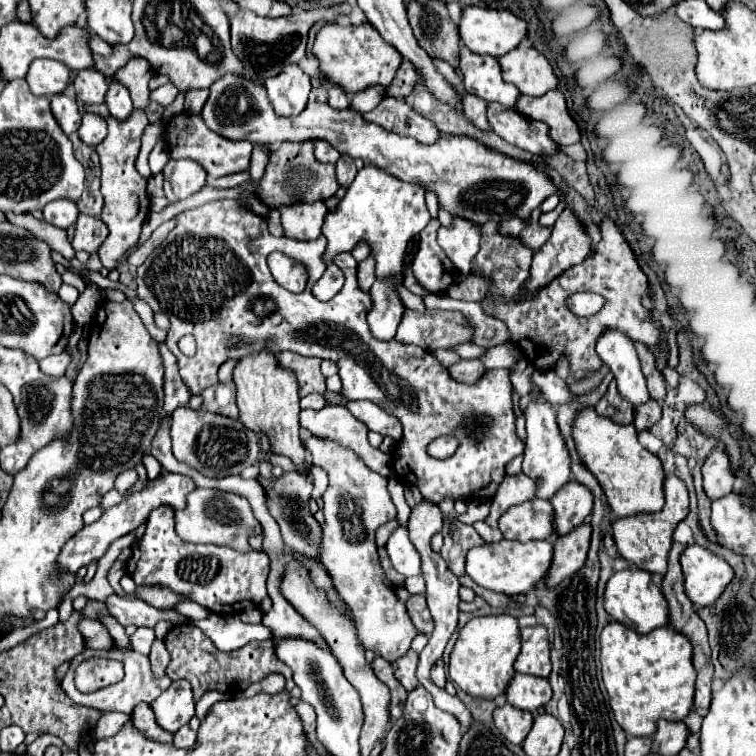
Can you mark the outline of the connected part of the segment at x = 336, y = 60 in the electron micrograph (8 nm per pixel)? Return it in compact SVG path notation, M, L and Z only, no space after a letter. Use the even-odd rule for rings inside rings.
M367 21L363 25L337 25L327 23L315 39L313 53L319 59L319 71L327 75L329 83L341 85L347 93L363 91L371 85L389 85L401 65L401 53L393 49L383 37L377 33L377 29Z

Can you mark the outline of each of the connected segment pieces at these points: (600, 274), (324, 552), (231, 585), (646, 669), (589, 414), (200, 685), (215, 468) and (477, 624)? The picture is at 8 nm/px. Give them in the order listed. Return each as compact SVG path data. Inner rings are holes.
M603 217L599 223L601 239L593 247L593 253L585 257L581 265L575 265L567 271L563 271L559 277L555 277L549 285L535 289L533 293L525 287L525 281L529 279L529 267L533 259L533 249L527 247L519 237L505 237L499 233L497 221L483 223L481 233L481 249L471 261L471 269L479 271L479 275L489 283L487 295L479 301L481 309L501 319L507 325L509 337L515 345L523 347L525 339L529 339L539 351L527 353L531 359L551 355L553 359L563 357L569 363L569 371L575 379L585 379L587 375L593 375L603 367L601 357L595 351L599 335L603 335L607 329L619 329L625 333L633 343L643 343L655 357L655 365L659 371L667 367L669 347L667 341L661 339L661 327L655 323L651 309L643 305L643 297L651 295L649 279L643 273L643 269L637 263L637 257L623 237L619 225L611 217ZM591 291L605 299L601 311L589 317L577 317L567 309L567 299L573 293Z
M309 437L305 441L305 447L311 451L313 463L323 467L329 475L329 487L323 493L323 515L325 523L321 525L321 561L329 569L329 575L333 577L333 585L337 585L337 591L341 593L343 601L347 601L349 609L353 611L355 625L359 631L359 639L365 645L365 649L371 649L379 655L383 655L389 663L397 661L411 649L411 641L417 637L417 629L411 623L411 617L407 613L405 603L401 603L395 595L395 589L387 581L379 555L377 555L377 545L375 545L375 531L389 519L397 515L395 505L391 501L389 489L387 489L387 477L371 471L353 451L341 449L339 445L333 445L331 441L321 441L317 437Z
M161 505L149 513L147 529L133 545L127 573L141 587L161 585L213 613L237 613L245 607L257 607L267 597L265 581L269 575L269 557L261 551L239 553L229 547L185 543L175 533L173 507Z
M611 621L601 633L601 671L613 715L629 737L653 737L659 719L683 721L691 711L697 679L693 647L685 635L671 627L659 627L647 635L639 635Z
M581 409L573 423L573 439L585 467L599 479L615 517L659 513L663 509L665 473L661 461L641 447L633 425L617 425L605 417L597 417L595 409Z
M183 623L169 629L165 637L165 647L171 655L171 663L165 671L167 677L173 681L187 679L193 687L195 701L199 701L199 697L209 689L217 689L223 693L247 689L247 685L261 681L269 673L281 673L287 679L291 677L291 669L285 667L285 663L281 663L275 655L275 641L251 641L241 649L223 653L215 649L215 645L209 641L209 637L205 637L205 633L201 633L201 629L191 623Z
M189 407L175 409L171 415L171 439L175 459L211 479L239 475L259 457L257 433L247 429L239 419L231 419L203 409L199 411L193 411Z
M489 615L471 619L461 631L451 651L449 677L467 695L475 699L495 699L503 695L515 675L515 661L519 657L519 623L513 615Z

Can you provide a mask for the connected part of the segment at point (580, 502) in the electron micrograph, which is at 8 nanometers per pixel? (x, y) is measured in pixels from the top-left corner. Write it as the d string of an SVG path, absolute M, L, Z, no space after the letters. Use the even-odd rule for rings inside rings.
M569 479L549 501L555 509L557 535L565 535L575 529L579 523L585 521L585 517L589 517L593 509L593 493L575 479Z

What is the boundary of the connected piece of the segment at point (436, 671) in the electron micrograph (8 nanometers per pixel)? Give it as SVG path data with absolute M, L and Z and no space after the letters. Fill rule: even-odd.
M439 659L433 667L431 667L431 675L433 675L433 683L435 685L439 685L439 687L443 687L445 685L445 681L447 681L446 673L444 671L444 661L443 659Z

